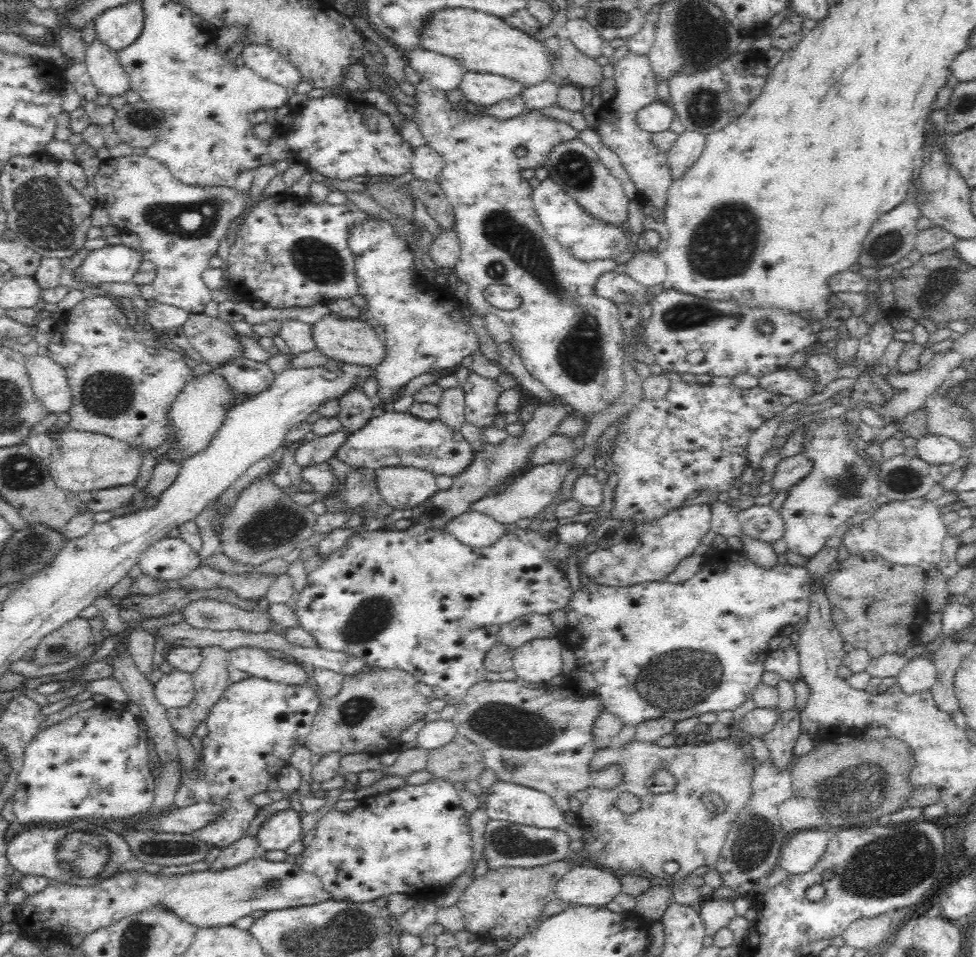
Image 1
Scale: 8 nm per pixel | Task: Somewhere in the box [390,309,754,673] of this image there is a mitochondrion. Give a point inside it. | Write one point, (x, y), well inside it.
(436, 510)

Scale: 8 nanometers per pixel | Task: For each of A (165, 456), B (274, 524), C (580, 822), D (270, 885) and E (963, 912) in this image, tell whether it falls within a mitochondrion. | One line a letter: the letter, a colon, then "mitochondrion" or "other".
A: other
B: mitochondrion
C: other
D: mitochondrion
E: other

